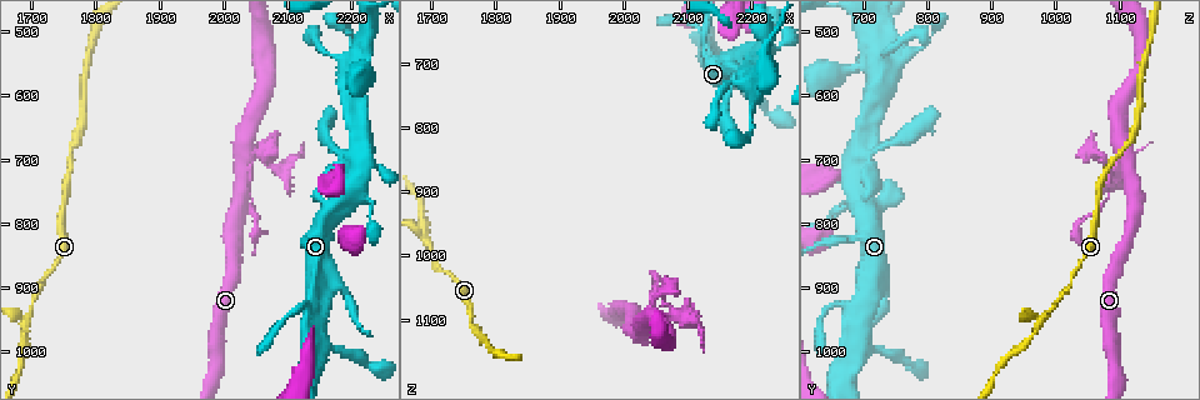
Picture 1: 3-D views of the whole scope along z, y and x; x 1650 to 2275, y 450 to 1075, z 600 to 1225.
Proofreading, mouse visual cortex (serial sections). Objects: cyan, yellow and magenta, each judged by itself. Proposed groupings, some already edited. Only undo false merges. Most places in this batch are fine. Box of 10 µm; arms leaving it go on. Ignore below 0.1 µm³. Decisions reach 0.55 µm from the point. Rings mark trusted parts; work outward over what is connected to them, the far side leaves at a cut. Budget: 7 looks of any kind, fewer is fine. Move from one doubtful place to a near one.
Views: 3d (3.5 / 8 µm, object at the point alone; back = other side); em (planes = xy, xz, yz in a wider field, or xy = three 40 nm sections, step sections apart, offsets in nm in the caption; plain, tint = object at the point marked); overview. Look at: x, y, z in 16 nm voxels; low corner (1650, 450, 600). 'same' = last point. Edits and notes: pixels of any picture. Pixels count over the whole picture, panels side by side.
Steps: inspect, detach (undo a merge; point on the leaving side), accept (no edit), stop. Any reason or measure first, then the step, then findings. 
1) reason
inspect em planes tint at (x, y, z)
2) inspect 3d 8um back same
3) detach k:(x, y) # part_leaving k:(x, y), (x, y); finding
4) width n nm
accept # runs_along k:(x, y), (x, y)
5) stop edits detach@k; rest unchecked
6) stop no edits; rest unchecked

arms part here
inspect 3d 8um at (1695, 950, 985)

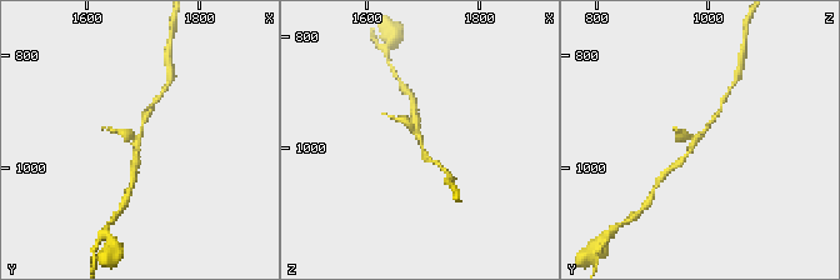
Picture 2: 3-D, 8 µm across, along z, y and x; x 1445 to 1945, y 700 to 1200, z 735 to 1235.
arms 3; arm_widths 150, 150, 200 nm; now the EM
inspect em planes tint same

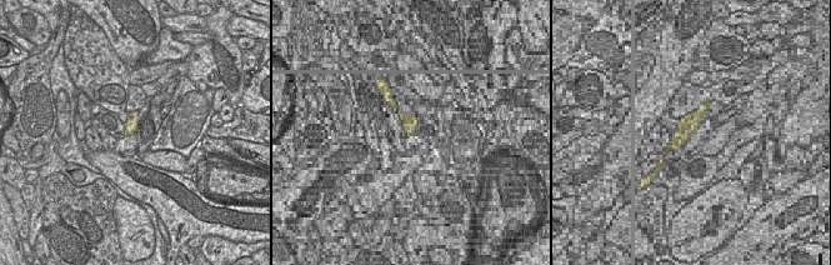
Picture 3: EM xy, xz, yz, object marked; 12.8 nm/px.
accept # runs_along 2:(719, 113), (686, 156), (674, 166); one cell here

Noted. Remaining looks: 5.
a fork
inspect 3d 3.5um at (2140, 980, 705)

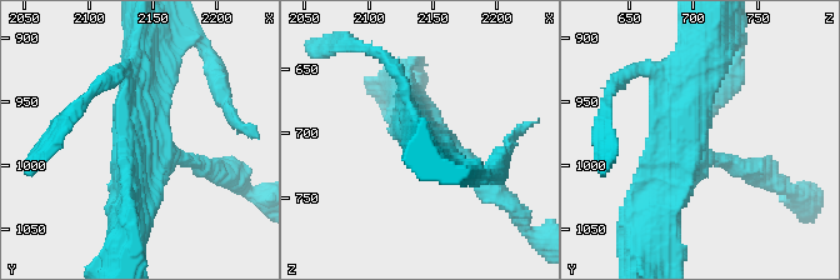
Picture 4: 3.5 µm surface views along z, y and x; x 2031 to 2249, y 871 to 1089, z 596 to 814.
shape alone is not enough
inspect em xy step 5 tint at (2140, 978, 700)

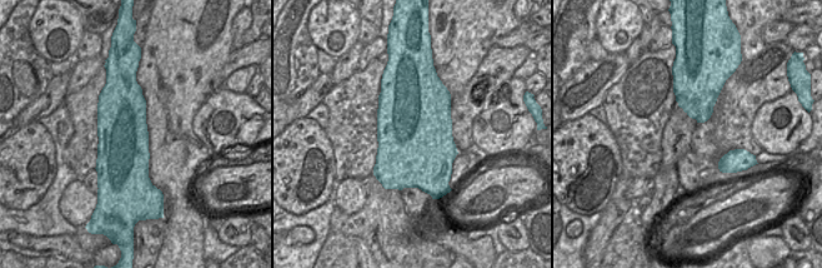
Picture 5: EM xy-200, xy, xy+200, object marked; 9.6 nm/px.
width 750 nm
accept # runs_along 4:(708, 58), (663, 215); one cell here

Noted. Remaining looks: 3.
inspect 3d 3.5um at (2195, 690, 705)

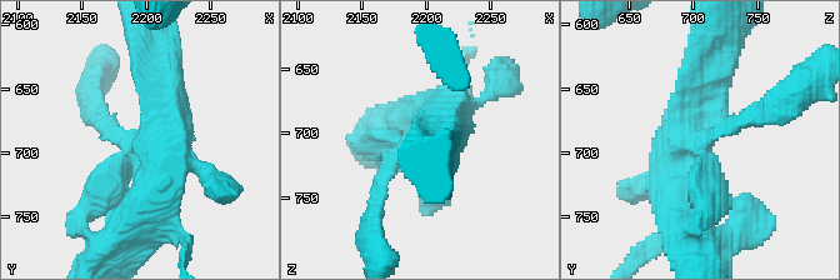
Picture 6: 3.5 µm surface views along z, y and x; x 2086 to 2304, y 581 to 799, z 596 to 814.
now the EM
inspect em xy step 5 tint at (2196, 688, 708)

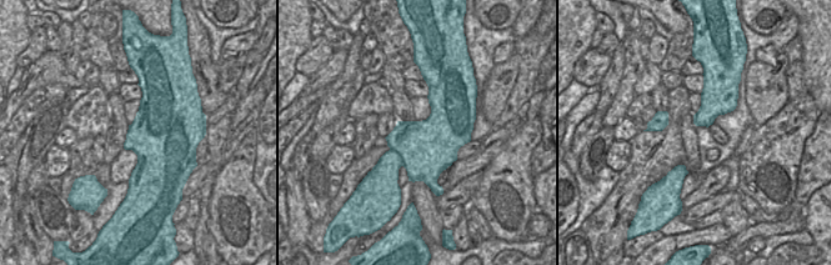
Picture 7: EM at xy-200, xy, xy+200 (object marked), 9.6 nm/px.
width 550 nm
accept # runs_along 6:(681, 214), (675, 160), (714, 61); one cell here

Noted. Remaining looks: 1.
stop no edits; rest unchecked

